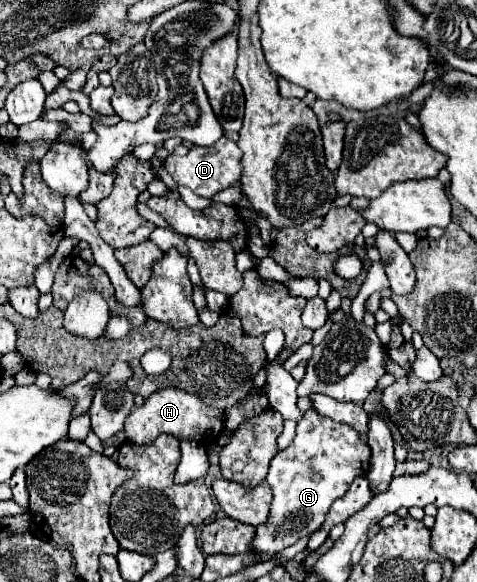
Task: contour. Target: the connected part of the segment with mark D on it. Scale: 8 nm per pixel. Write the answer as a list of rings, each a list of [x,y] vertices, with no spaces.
[[[222,137],[222,139],[220,139],[216,145],[212,145],[212,147],[192,147],[192,149],[188,151],[188,155],[184,155],[184,157],[170,155],[170,157],[166,159],[166,171],[172,175],[172,179],[174,179],[178,185],[184,185],[184,187],[192,189],[198,197],[210,199],[210,197],[214,197],[216,193],[220,193],[222,189],[232,187],[234,183],[240,181],[240,175],[242,175],[240,157],[242,157],[242,151],[238,149],[238,145],[236,145],[232,139]]]

